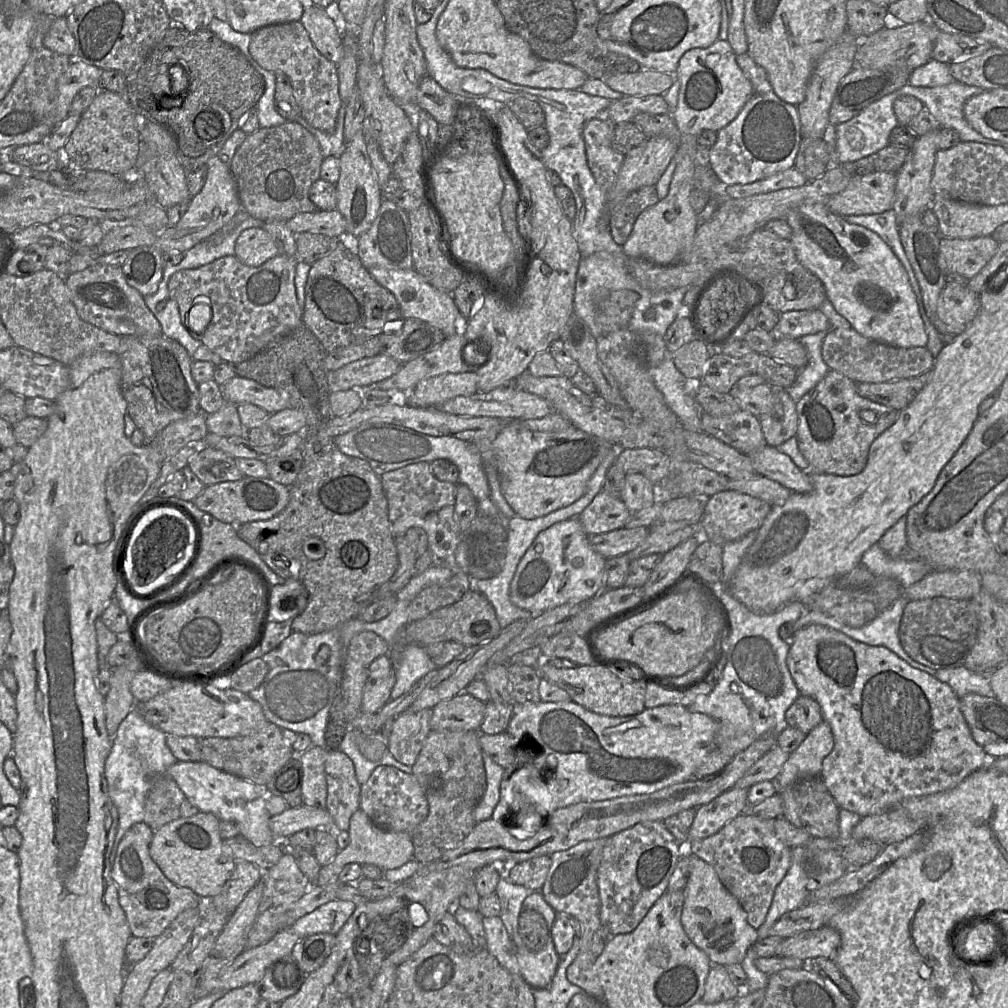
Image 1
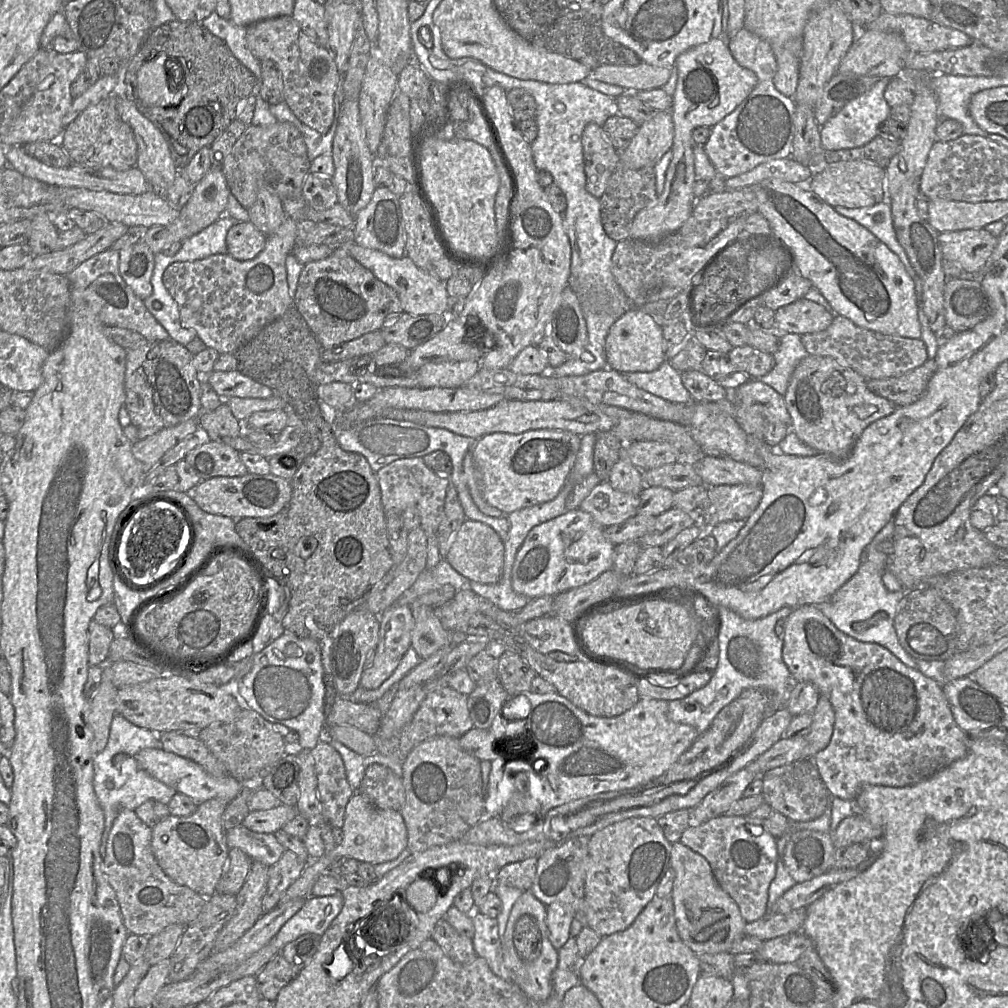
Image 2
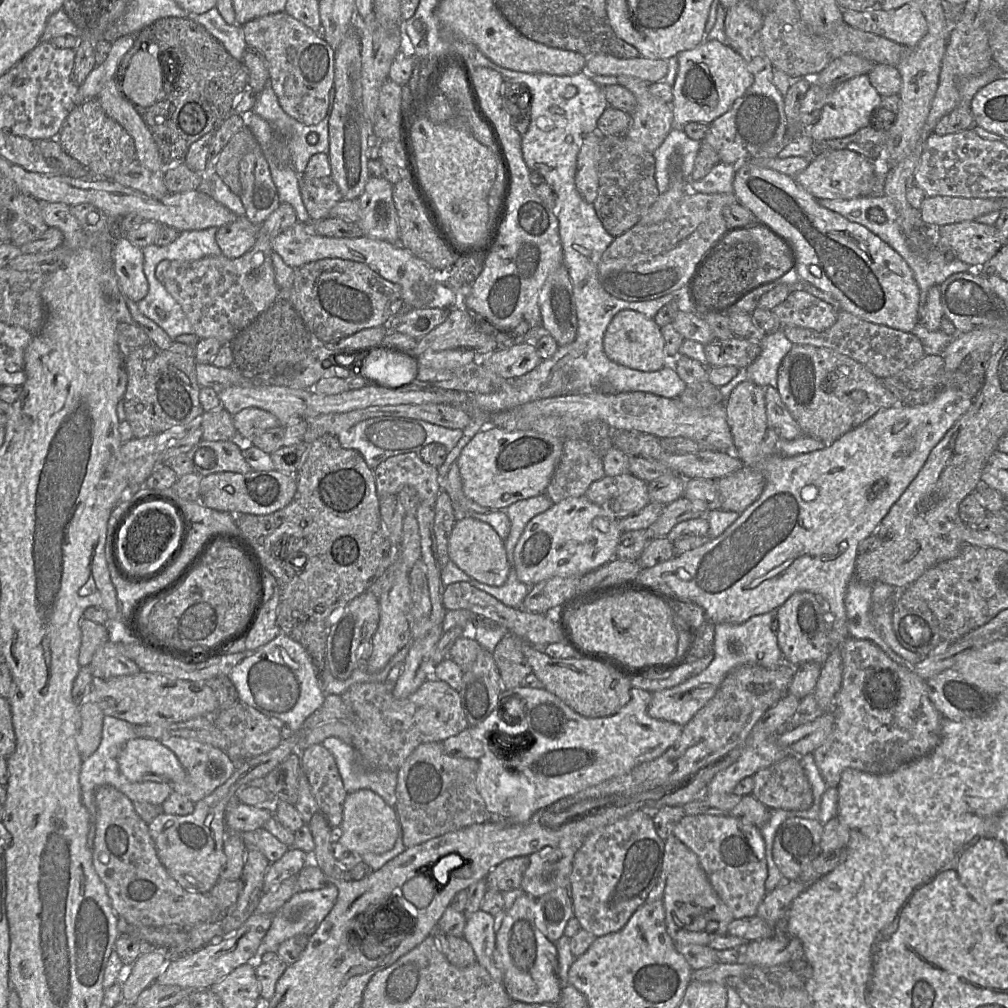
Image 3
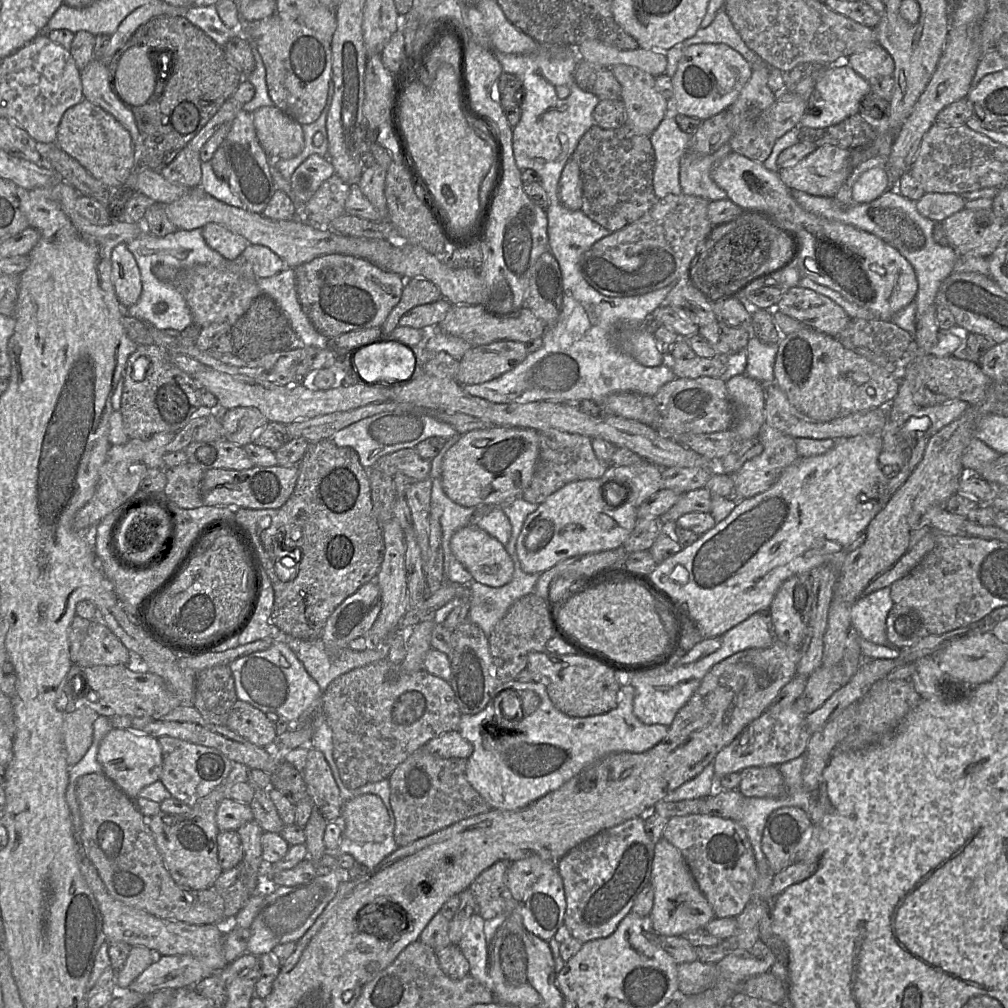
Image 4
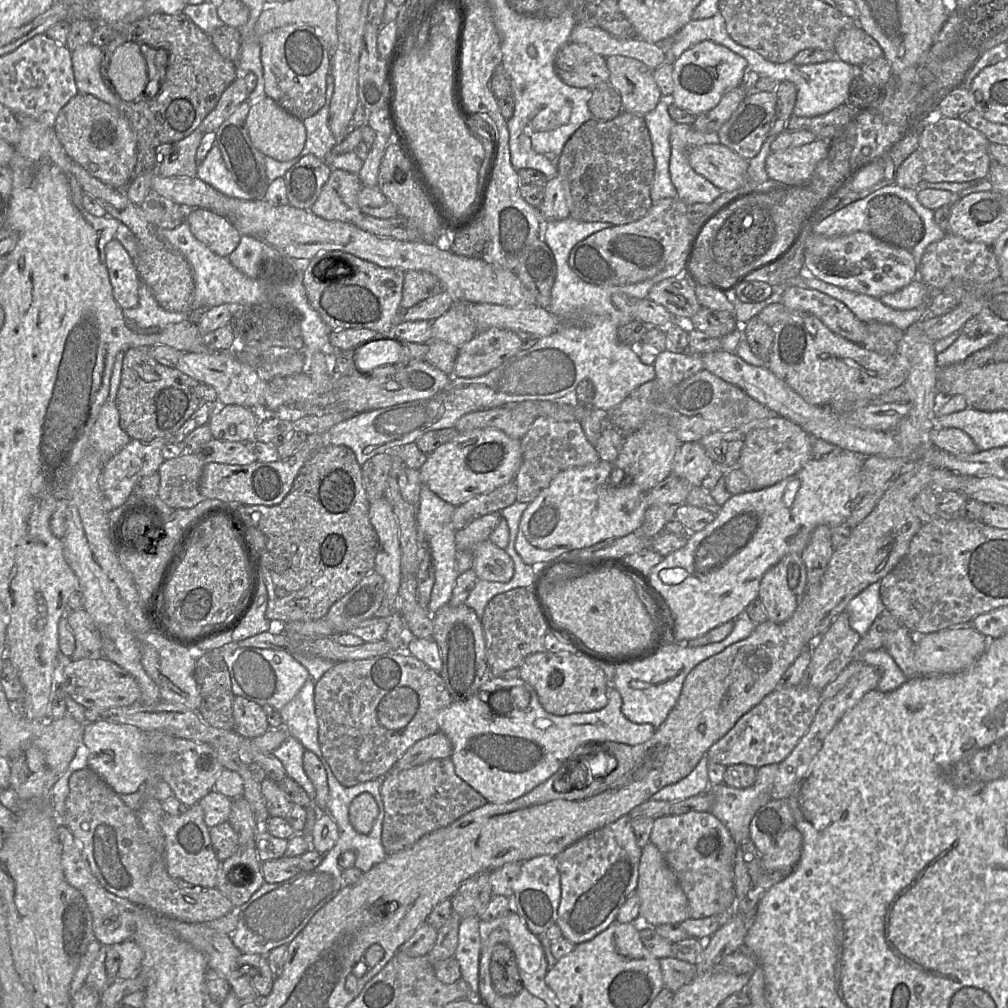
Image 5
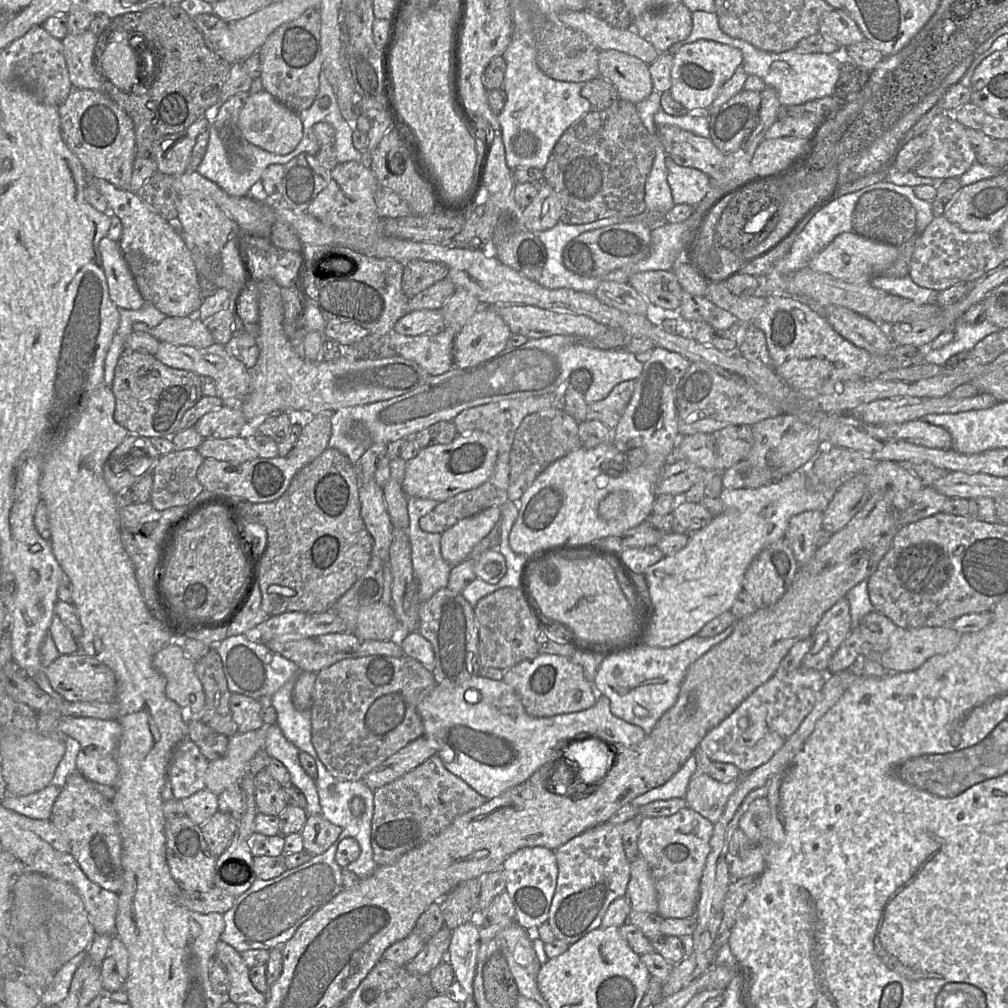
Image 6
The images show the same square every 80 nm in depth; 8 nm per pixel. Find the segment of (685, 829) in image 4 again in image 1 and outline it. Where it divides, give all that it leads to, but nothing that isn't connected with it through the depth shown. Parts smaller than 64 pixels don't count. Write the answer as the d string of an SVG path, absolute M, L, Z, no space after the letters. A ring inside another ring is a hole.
M739 815L738 817L734 818L730 822L728 822L719 832L716 834L707 837L705 839L701 840L687 840L684 844L681 844L684 846L685 850L690 852L693 855L698 856L702 860L704 860L706 863L710 864L715 872L717 873L720 881L725 886L725 888L739 901L745 912L747 913L747 922L754 927L755 929L759 929L767 916L767 913L769 911L769 908L772 903L774 891L777 887L777 885L783 880L785 877L788 869L790 868L792 864L792 848L787 846L785 843L783 843L775 834L774 828L773 828L773 820L770 818L761 818L757 816L752 815Z

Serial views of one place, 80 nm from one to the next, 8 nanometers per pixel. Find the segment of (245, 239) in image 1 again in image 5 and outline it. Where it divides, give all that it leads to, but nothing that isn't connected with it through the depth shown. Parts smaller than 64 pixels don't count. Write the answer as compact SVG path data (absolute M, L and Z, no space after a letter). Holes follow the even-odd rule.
M187 208L185 222L194 237L210 251L227 258L239 245L241 234L223 216L204 208Z

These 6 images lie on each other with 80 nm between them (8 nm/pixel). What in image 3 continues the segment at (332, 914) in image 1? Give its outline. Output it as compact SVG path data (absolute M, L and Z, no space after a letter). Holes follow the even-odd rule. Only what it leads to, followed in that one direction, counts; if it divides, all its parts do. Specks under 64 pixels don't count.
M332 882L319 890L298 891L279 910L272 914L272 923L264 936L258 955L276 951L277 947L286 940L298 935L311 935L324 920L336 903L338 889Z

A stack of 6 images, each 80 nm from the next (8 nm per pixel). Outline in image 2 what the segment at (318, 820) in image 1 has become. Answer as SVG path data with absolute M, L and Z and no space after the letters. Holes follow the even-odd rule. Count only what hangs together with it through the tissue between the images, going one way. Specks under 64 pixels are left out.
M280 804L269 810L249 811L242 826L258 833L275 833L299 814L295 806Z

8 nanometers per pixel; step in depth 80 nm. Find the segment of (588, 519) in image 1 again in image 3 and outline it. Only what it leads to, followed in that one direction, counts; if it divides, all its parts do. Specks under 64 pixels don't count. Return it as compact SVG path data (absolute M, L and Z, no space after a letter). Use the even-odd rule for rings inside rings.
M631 473L606 475L592 483L585 496L618 519L638 512L649 503L648 484Z

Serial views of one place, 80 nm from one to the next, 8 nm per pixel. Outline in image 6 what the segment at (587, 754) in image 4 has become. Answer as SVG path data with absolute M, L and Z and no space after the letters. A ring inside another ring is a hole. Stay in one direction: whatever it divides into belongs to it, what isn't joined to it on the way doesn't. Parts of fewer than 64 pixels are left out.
M474 676L452 688L437 685L418 703L417 711L424 726L424 736L436 742L437 756L444 766L486 800L525 782L540 767L551 762L559 763L572 743L586 737L600 737L613 749L614 746L633 747L647 736L641 727L616 717L610 710L609 699L604 695L598 694L595 705L583 711L551 717L533 717L526 712L519 696L510 685L503 680L481 676Z

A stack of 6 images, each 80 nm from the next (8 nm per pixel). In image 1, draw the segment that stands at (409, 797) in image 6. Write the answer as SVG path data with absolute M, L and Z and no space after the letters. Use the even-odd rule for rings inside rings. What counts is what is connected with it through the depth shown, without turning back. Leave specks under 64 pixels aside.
M441 730L430 732L412 767L428 804L427 818L410 834L414 859L431 863L458 847L476 826L474 809L486 788L486 774L479 743L479 731Z

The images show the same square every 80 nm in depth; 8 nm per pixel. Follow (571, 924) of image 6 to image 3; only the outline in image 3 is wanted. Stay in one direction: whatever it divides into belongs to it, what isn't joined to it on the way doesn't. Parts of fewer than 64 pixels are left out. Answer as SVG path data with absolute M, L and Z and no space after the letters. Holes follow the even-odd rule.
M642 810L635 811L633 814L629 814L613 824L598 829L591 834L574 855L568 885L568 890L573 905L573 916L579 921L581 929L592 933L595 937L602 937L621 930L626 925L633 913L643 904L645 904L650 891L654 886L656 886L662 871L664 851L665 840L661 839L655 830L653 814Z

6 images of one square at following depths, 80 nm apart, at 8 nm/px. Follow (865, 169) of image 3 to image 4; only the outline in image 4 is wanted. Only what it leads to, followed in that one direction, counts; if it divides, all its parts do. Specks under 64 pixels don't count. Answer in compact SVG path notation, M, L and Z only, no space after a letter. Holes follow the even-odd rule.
M833 145L816 147L789 168L778 168L783 183L792 191L834 198L853 170L850 150Z

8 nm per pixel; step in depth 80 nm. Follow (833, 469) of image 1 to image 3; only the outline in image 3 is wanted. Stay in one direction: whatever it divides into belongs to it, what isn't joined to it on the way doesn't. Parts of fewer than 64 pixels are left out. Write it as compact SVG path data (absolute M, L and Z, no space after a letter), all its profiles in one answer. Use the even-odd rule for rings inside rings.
M793 344L778 369L777 388L804 436L830 445L879 411L898 404L881 379L862 364L831 349Z

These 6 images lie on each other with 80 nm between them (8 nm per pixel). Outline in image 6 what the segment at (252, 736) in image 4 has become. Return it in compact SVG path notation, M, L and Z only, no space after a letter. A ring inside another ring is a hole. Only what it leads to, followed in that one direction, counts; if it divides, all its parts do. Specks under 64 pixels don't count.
M231 693L229 705L237 732L258 730L265 725L261 716L262 706L258 700L243 694Z

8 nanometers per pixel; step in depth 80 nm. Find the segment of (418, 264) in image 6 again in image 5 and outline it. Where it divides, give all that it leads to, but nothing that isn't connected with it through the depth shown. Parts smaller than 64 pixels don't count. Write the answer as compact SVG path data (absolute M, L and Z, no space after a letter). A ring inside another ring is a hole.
M424 271L404 272L400 310L406 310L415 304L441 291L439 280Z

